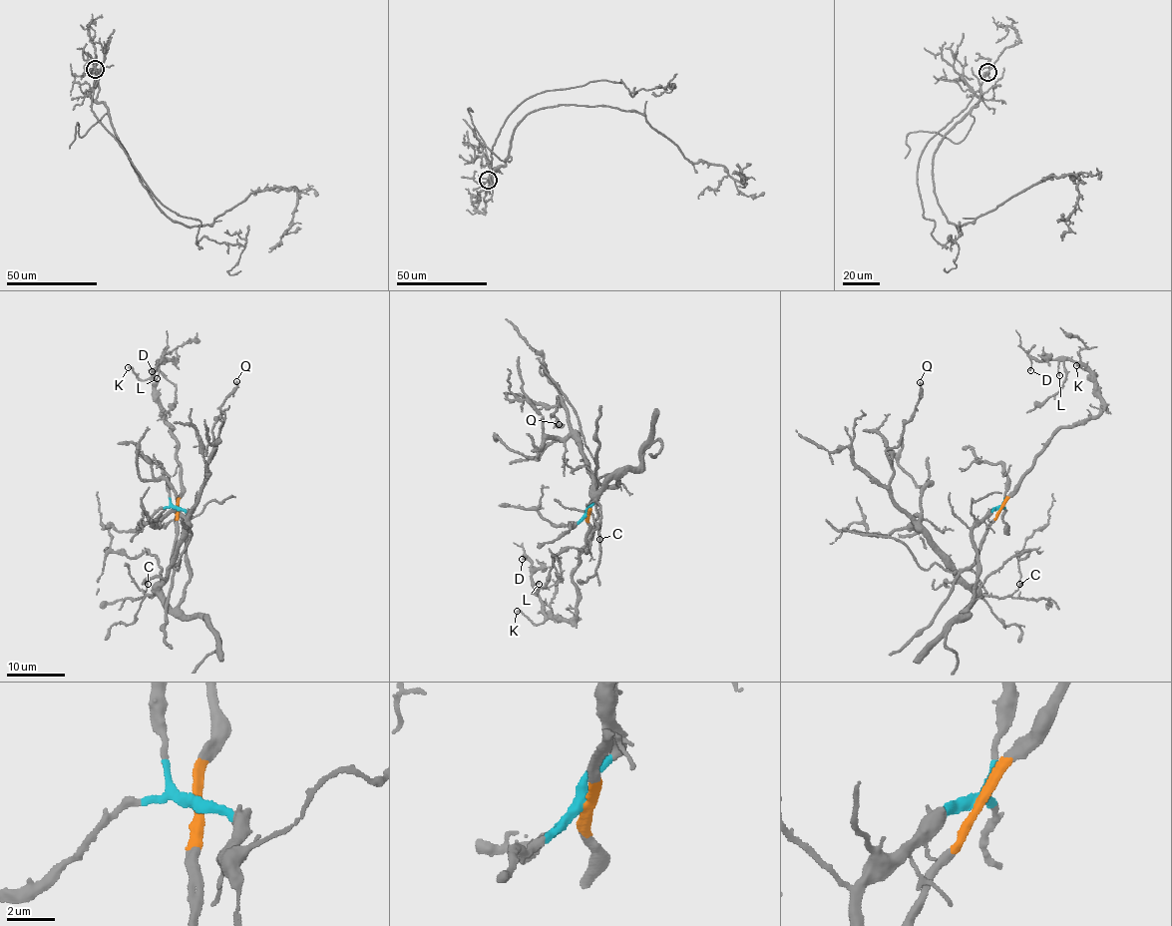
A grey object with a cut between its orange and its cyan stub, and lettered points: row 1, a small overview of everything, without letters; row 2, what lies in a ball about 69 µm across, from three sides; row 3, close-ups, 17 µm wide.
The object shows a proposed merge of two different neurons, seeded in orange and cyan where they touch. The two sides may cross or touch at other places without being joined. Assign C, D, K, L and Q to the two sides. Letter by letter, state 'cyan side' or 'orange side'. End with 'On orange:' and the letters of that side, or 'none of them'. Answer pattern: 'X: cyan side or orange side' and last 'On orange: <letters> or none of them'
C: cyan side
D: orange side
K: orange side
L: orange side
Q: cyan side
On orange: D, K, L

